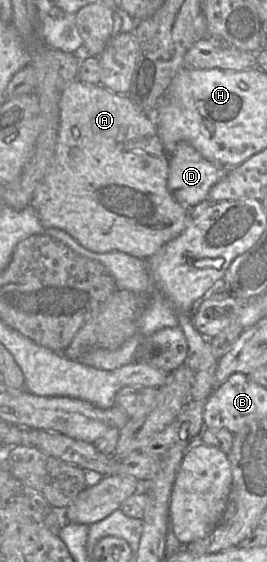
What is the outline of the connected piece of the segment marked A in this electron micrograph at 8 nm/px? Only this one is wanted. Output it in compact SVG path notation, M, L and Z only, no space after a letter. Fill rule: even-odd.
M79 79L69 83L62 91L60 102L60 127L56 143L55 154L51 165L37 189L29 205L36 211L42 225L46 228L58 228L66 231L85 248L98 252L123 252L139 259L149 259L164 244L181 234L190 221L189 210L180 204L172 195L168 187L169 155L166 153L154 124L127 95L111 92L106 87L85 84Z

